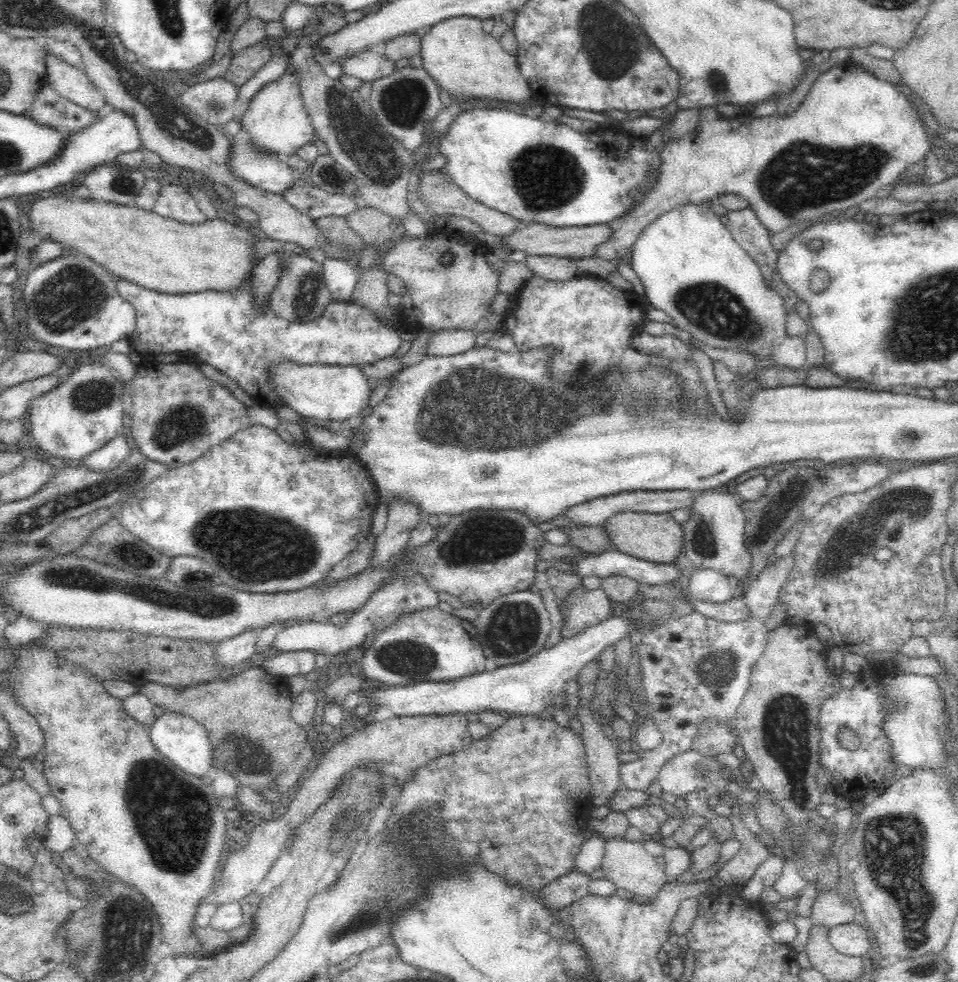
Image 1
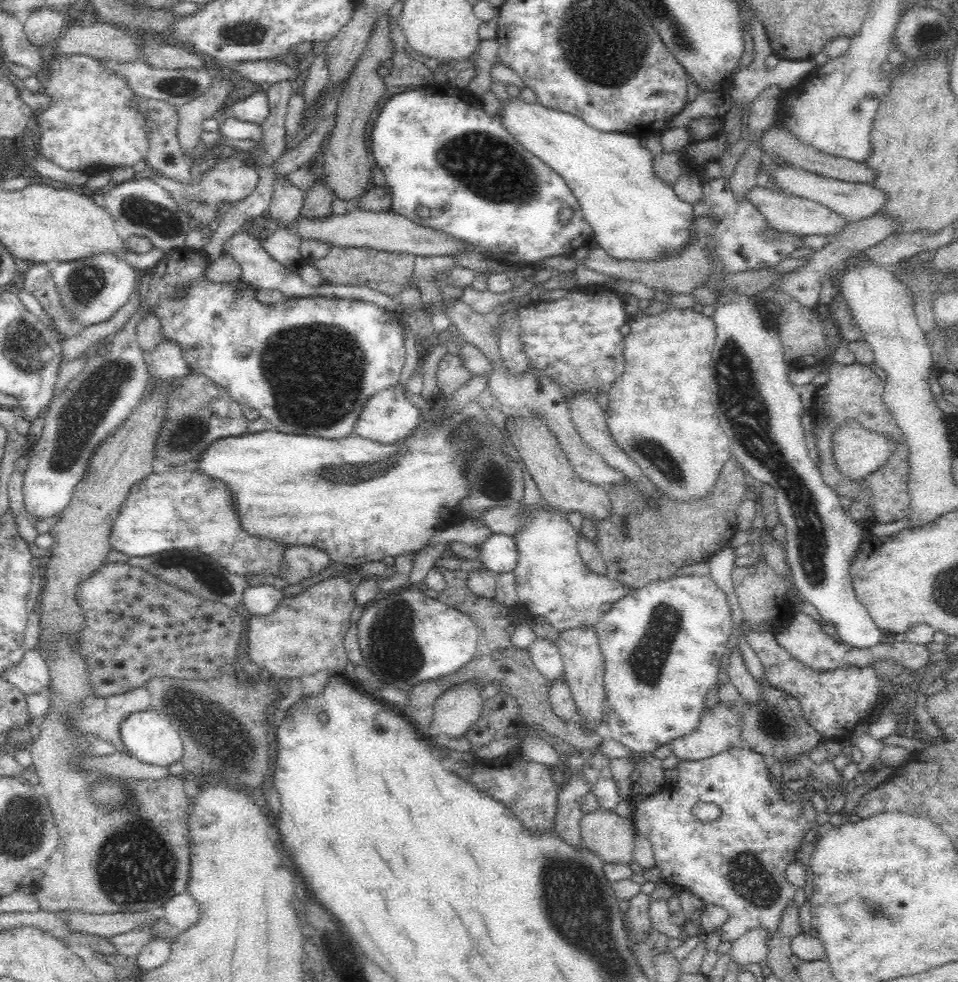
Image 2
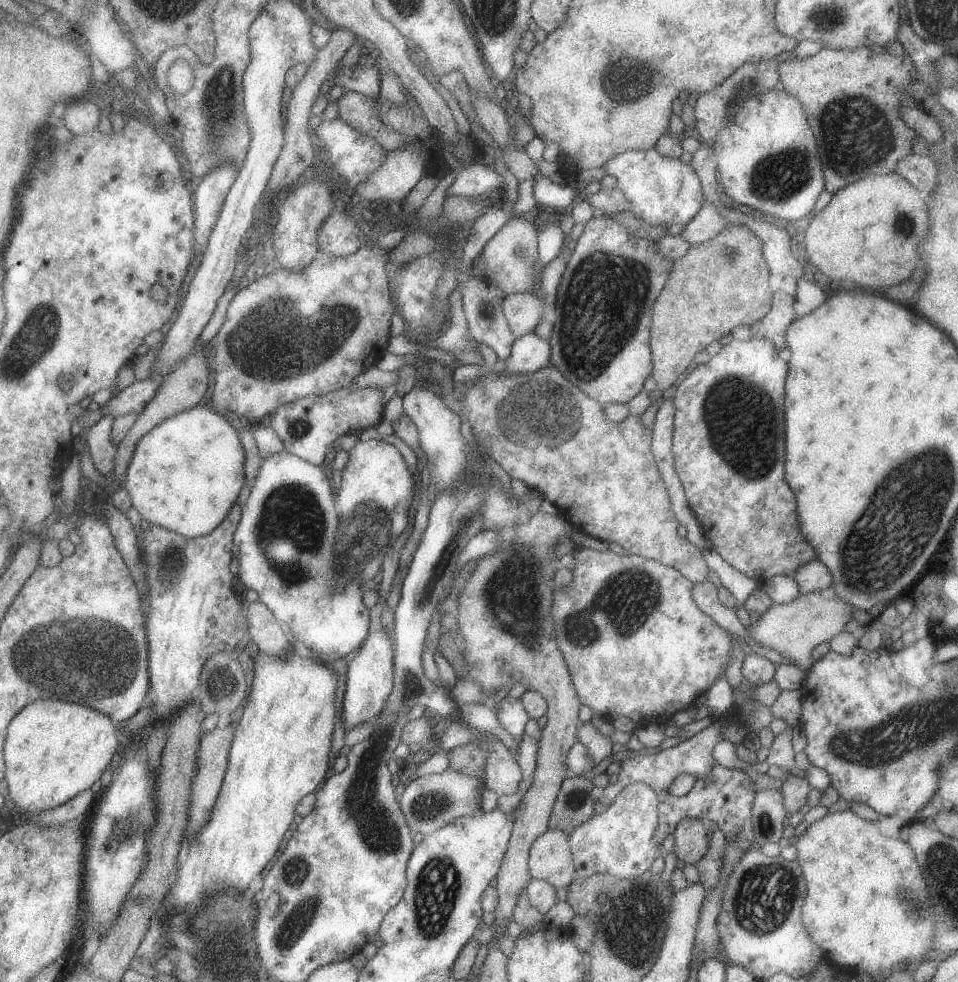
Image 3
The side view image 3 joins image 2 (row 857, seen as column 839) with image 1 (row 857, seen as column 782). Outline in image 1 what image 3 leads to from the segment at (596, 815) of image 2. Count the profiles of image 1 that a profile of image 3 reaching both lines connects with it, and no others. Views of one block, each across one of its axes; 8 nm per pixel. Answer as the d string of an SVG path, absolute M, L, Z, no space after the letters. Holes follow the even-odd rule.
M610 838L605 842L605 853L600 870L610 879L616 888L622 888L632 894L654 900L658 891L667 882L667 876L660 859L644 849L643 841L630 841L622 838Z

